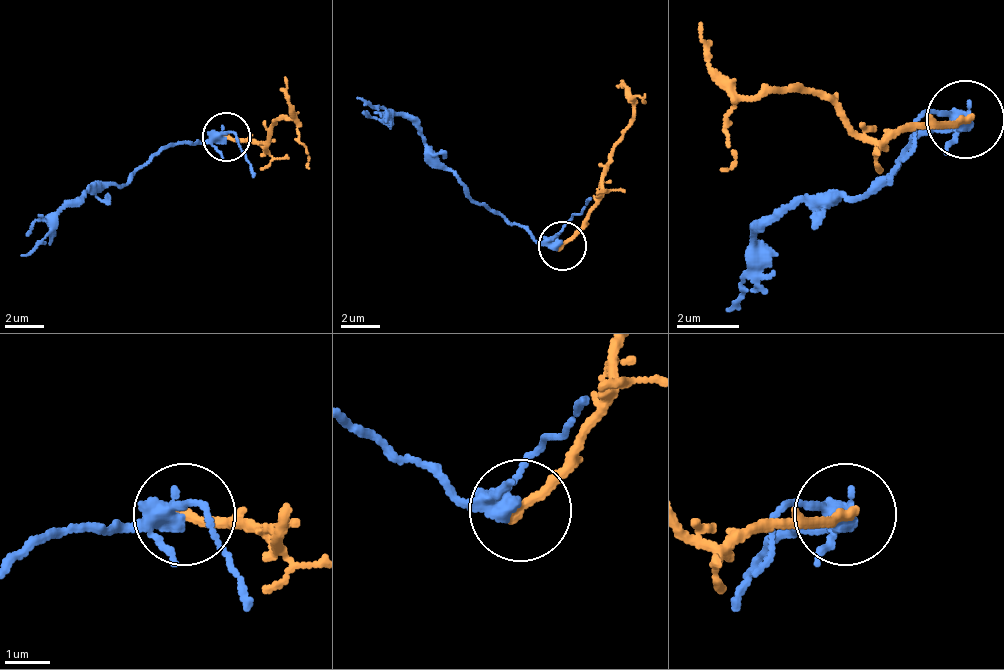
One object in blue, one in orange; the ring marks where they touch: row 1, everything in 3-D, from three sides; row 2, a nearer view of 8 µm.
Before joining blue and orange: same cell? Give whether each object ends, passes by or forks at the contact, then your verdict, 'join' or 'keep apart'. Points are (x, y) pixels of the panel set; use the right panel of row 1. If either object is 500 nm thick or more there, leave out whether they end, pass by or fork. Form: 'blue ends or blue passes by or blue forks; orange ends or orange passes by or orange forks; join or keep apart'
blue forks; orange ends; keep apart

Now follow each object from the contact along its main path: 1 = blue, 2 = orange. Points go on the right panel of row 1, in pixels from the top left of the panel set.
1: (963, 121), (932, 129), (854, 199), (792, 199), (753, 238), (729, 308)
2: (963, 121), (893, 129), (854, 129), (807, 90), (745, 97), (698, 20)

